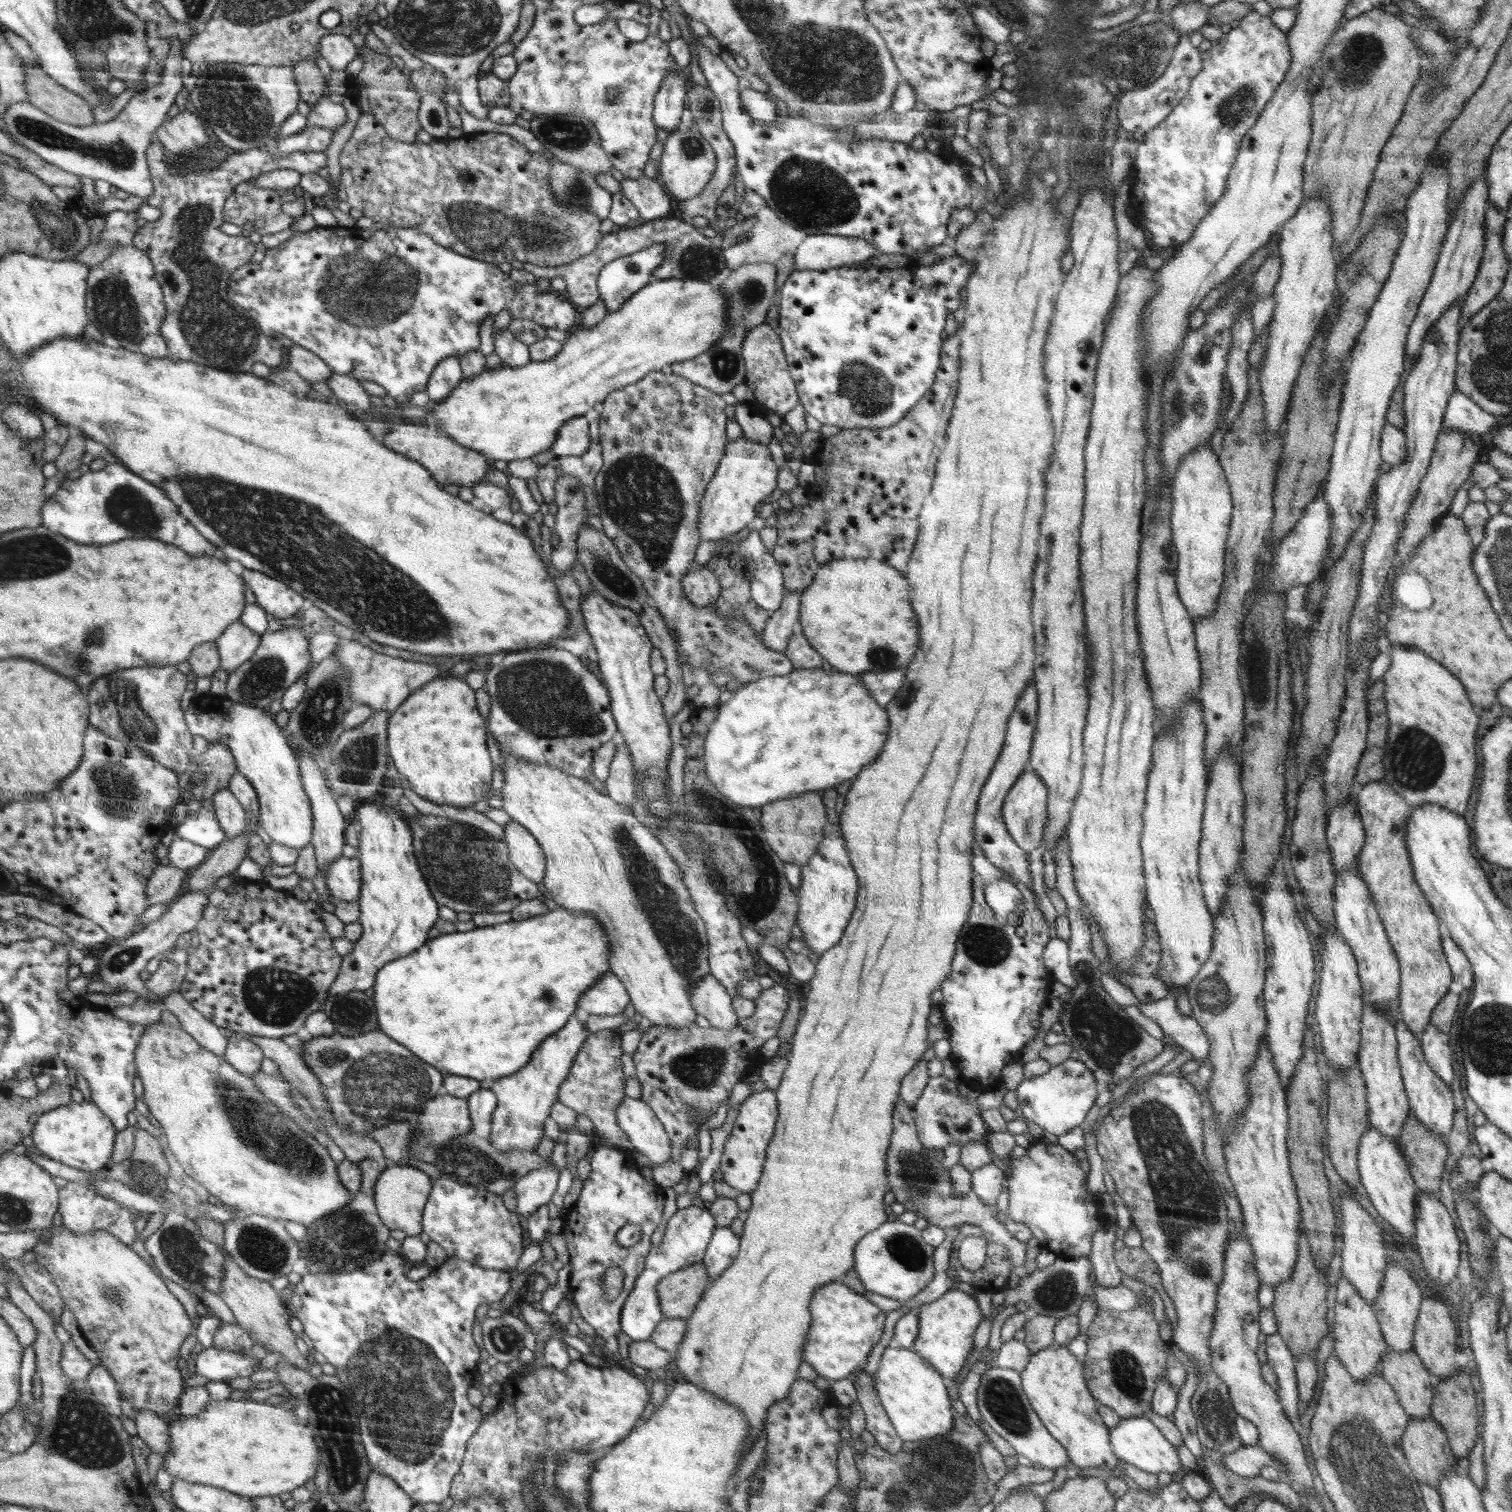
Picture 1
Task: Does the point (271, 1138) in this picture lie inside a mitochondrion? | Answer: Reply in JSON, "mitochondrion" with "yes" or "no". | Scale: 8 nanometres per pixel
{"mitochondrion":"yes"}

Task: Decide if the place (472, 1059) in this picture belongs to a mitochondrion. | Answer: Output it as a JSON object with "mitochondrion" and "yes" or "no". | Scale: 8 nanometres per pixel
{"mitochondrion":"no"}

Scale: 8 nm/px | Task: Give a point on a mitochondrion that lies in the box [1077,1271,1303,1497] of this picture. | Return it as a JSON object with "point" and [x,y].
{"point":[1216,1427]}

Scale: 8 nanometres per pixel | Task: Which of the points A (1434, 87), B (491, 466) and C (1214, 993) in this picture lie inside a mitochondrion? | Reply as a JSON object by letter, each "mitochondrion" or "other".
{"A":"other","B":"other","C":"mitochondrion"}

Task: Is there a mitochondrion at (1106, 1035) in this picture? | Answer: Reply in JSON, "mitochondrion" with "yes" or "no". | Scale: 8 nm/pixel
{"mitochondrion":"yes"}

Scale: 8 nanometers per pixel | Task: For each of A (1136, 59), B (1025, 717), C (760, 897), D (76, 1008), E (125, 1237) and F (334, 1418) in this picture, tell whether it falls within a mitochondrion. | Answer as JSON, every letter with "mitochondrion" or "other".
{"A":"mitochondrion","B":"other","C":"mitochondrion","D":"other","E":"other","F":"mitochondrion"}

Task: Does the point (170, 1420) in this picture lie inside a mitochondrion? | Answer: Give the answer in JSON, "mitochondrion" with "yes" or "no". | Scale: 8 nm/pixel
{"mitochondrion":"no"}

